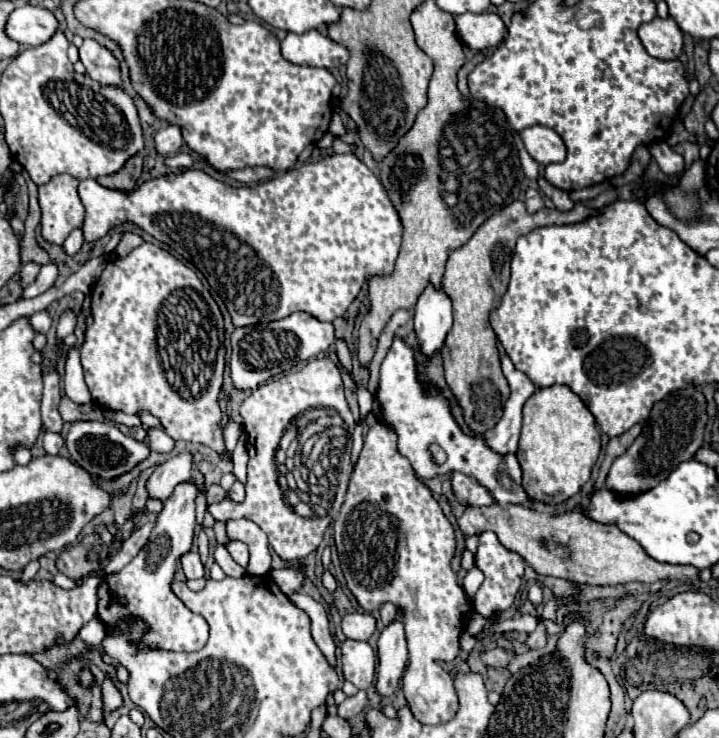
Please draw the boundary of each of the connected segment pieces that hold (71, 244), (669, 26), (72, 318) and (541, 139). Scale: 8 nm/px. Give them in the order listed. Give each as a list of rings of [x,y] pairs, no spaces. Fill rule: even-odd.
[[[74,229],[74,231],[68,235],[68,239],[64,241],[62,249],[64,249],[64,253],[66,253],[66,255],[74,257],[74,255],[80,251],[82,243],[84,243],[84,239],[82,239],[82,231],[80,231],[80,229]]]
[[[656,17],[654,21],[642,25],[638,29],[638,37],[646,51],[662,61],[678,59],[680,53],[684,51],[684,35],[672,17],[668,19]]]
[[[64,313],[60,317],[60,323],[58,323],[58,339],[62,341],[66,335],[70,335],[74,331],[74,325],[76,325],[76,315],[74,313]]]
[[[532,125],[520,133],[526,151],[530,157],[540,165],[560,163],[566,159],[566,147],[564,141],[556,131],[544,125]]]

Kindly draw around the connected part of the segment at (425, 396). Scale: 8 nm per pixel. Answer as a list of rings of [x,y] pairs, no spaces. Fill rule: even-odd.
[[[394,337],[390,351],[388,351],[386,359],[382,361],[380,385],[378,385],[376,397],[382,405],[384,423],[390,425],[398,433],[400,455],[410,459],[418,479],[426,481],[436,475],[460,471],[464,475],[474,477],[480,485],[488,487],[498,505],[506,505],[506,503],[524,505],[524,507],[534,505],[534,499],[530,499],[530,495],[526,495],[526,491],[522,487],[522,467],[520,467],[516,455],[498,455],[498,453],[490,451],[482,439],[464,435],[462,429],[452,419],[450,405],[440,395],[440,391],[426,389],[426,385],[422,385],[418,381],[412,349],[398,337]],[[434,443],[444,447],[444,451],[446,451],[446,461],[442,465],[438,465],[430,455],[430,445],[434,445]]]

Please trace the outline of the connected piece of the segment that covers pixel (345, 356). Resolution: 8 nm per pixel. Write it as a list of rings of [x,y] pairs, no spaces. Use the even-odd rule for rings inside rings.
[[[336,339],[336,355],[340,359],[340,363],[350,369],[352,367],[352,357],[350,357],[350,351],[348,351],[348,345],[346,345],[346,339]]]

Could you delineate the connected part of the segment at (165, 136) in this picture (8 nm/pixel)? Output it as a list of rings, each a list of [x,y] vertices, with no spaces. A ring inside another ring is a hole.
[[[166,125],[162,127],[156,137],[156,149],[162,153],[162,155],[172,155],[172,153],[178,153],[180,147],[184,145],[184,137],[182,137],[182,129],[178,125]]]

